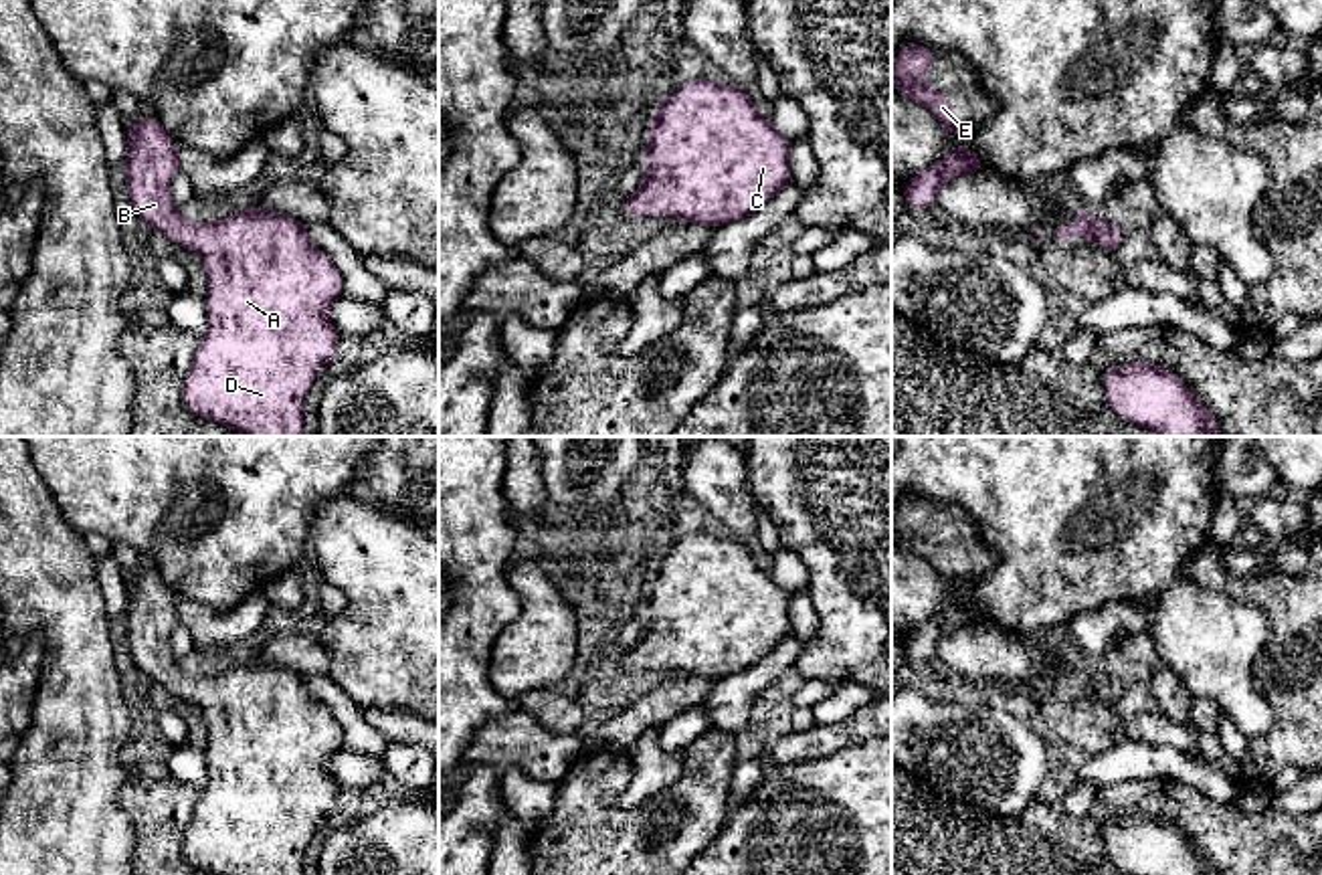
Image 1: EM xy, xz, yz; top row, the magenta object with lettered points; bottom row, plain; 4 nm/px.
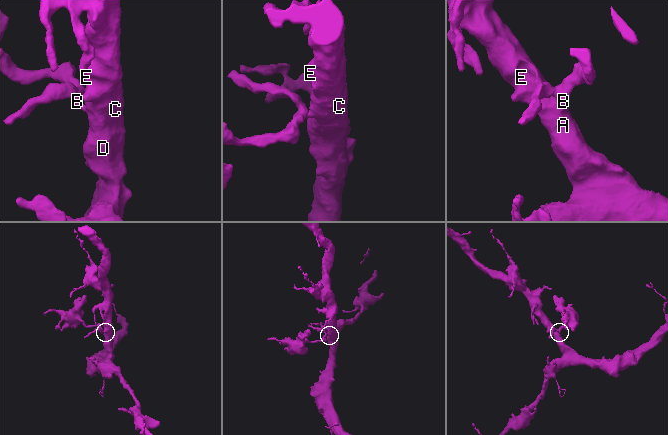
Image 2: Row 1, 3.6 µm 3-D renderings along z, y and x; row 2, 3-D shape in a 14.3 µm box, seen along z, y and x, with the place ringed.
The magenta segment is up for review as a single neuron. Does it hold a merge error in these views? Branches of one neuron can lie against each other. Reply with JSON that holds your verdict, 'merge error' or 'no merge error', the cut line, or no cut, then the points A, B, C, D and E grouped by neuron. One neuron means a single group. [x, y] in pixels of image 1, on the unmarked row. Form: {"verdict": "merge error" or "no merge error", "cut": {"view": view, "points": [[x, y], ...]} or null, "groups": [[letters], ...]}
{"verdict": "no merge error", "cut": null, "groups": [["A", "B", "C", "D", "E"]]}

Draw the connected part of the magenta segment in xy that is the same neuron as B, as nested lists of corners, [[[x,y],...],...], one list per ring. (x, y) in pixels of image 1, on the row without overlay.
[[[144,568],[125,586],[121,628],[133,663],[154,685],[194,703],[208,734],[208,780],[184,833],[184,857],[212,875],[303,875],[307,845],[336,808],[340,786],[327,770],[327,758],[344,748],[340,723],[311,697],[307,677],[257,657],[218,675],[186,677],[170,649],[170,635],[180,624],[176,592],[156,570]]]

